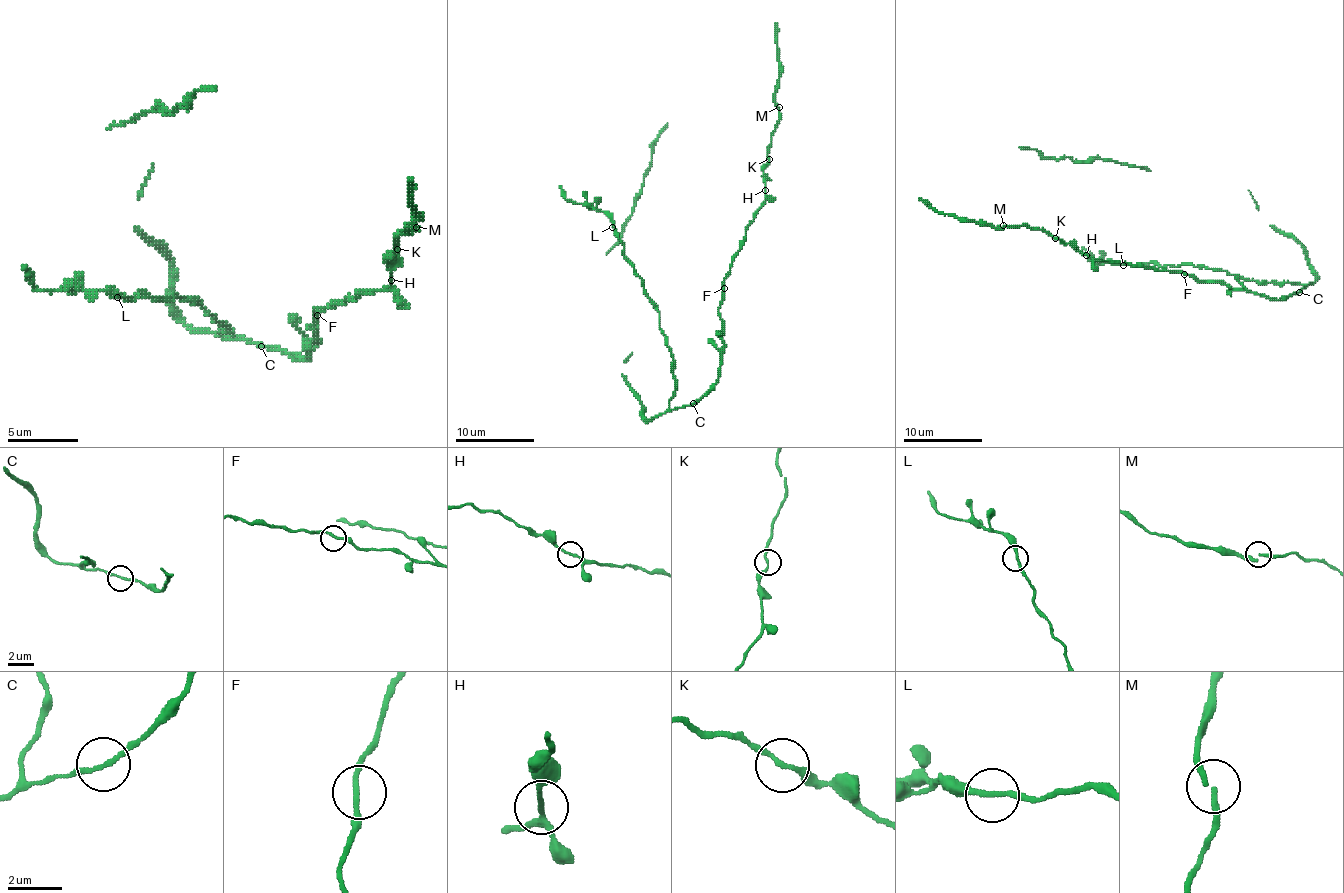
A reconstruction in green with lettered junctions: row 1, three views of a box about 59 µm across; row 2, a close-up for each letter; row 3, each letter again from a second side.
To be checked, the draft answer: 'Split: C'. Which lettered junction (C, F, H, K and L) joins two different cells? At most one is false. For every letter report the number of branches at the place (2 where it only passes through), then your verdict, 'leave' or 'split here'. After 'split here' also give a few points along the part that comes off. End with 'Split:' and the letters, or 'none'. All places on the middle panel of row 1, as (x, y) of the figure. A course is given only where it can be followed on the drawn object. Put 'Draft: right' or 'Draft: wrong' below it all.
C: branches 2; leave
F: branches 2; leave
H: branches 2; leave
K: branches 2; leave
L: branches 2; leave
Split: none
Draft: wrong

